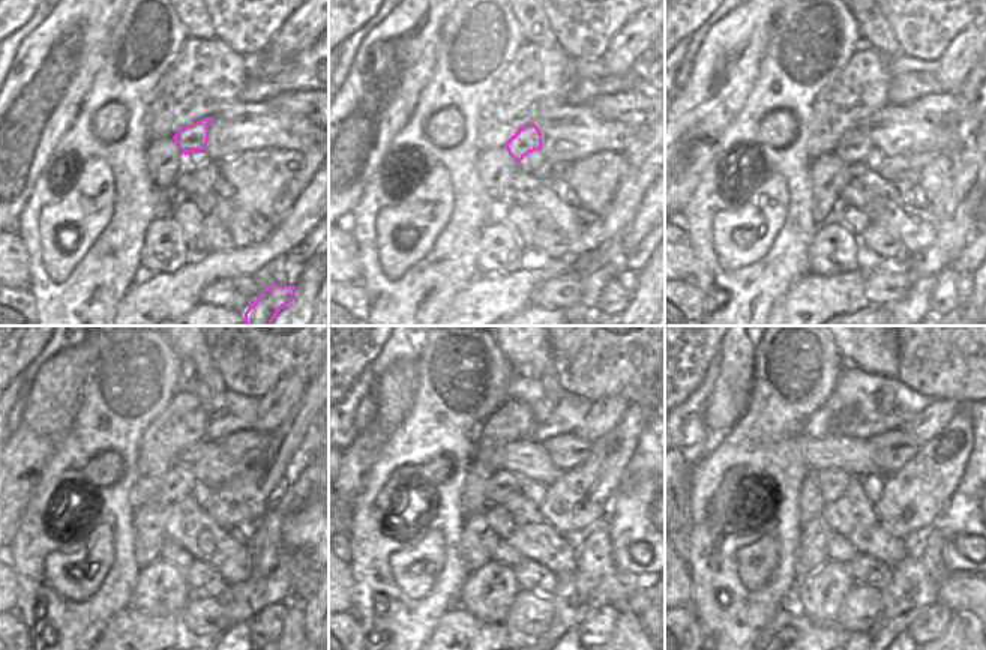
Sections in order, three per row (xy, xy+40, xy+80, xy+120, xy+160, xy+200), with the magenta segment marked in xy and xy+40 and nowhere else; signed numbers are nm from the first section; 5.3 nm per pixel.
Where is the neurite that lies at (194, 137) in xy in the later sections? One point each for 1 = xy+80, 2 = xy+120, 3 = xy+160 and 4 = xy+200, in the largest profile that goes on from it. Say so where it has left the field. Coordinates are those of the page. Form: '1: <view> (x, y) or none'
1: xy+80 (854, 146)
2: xy+120 (177, 484)
3: xy+160 (509, 484)
4: xy+200 (842, 478)

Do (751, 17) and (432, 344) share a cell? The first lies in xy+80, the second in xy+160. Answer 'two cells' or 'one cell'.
two cells

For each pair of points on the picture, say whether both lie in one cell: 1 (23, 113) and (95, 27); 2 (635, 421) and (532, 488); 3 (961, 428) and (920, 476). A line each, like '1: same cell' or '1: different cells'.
1: same cell
2: different cells
3: same cell

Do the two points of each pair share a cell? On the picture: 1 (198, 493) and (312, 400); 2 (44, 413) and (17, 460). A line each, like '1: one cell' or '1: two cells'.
1: two cells
2: one cell

